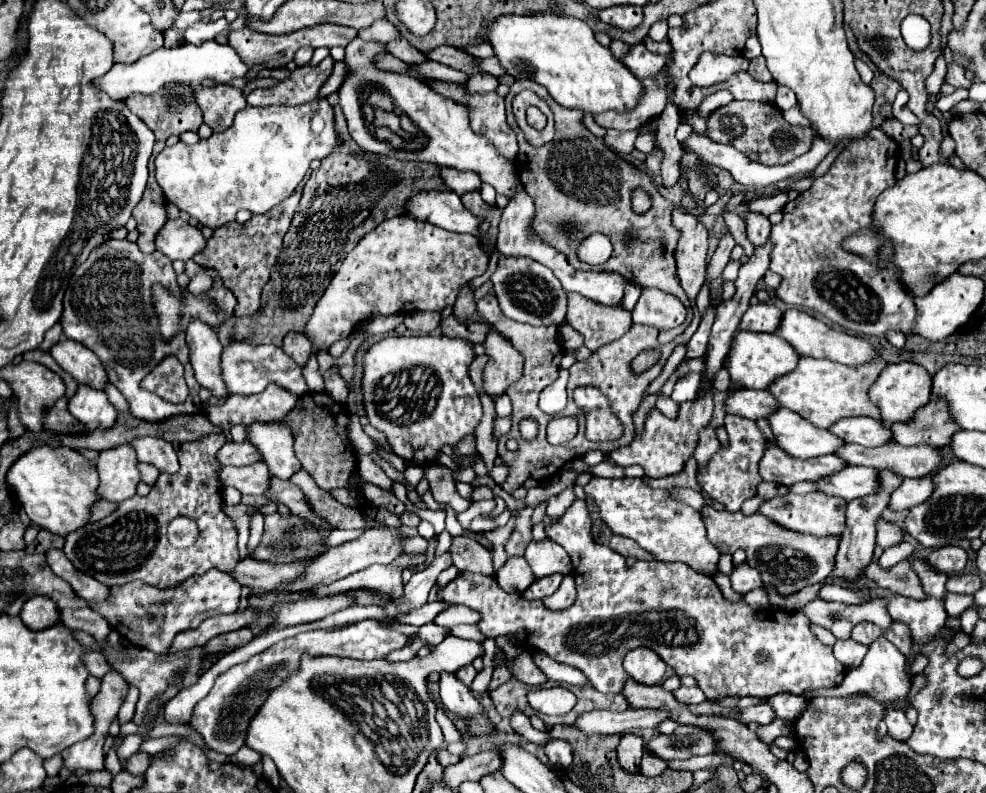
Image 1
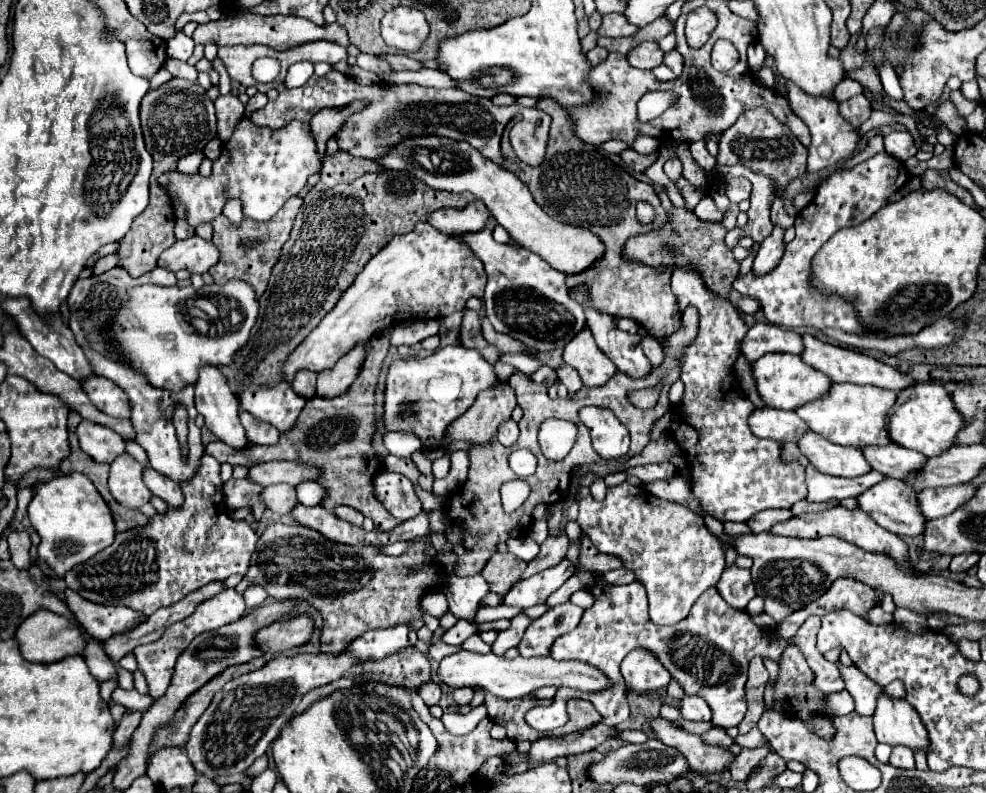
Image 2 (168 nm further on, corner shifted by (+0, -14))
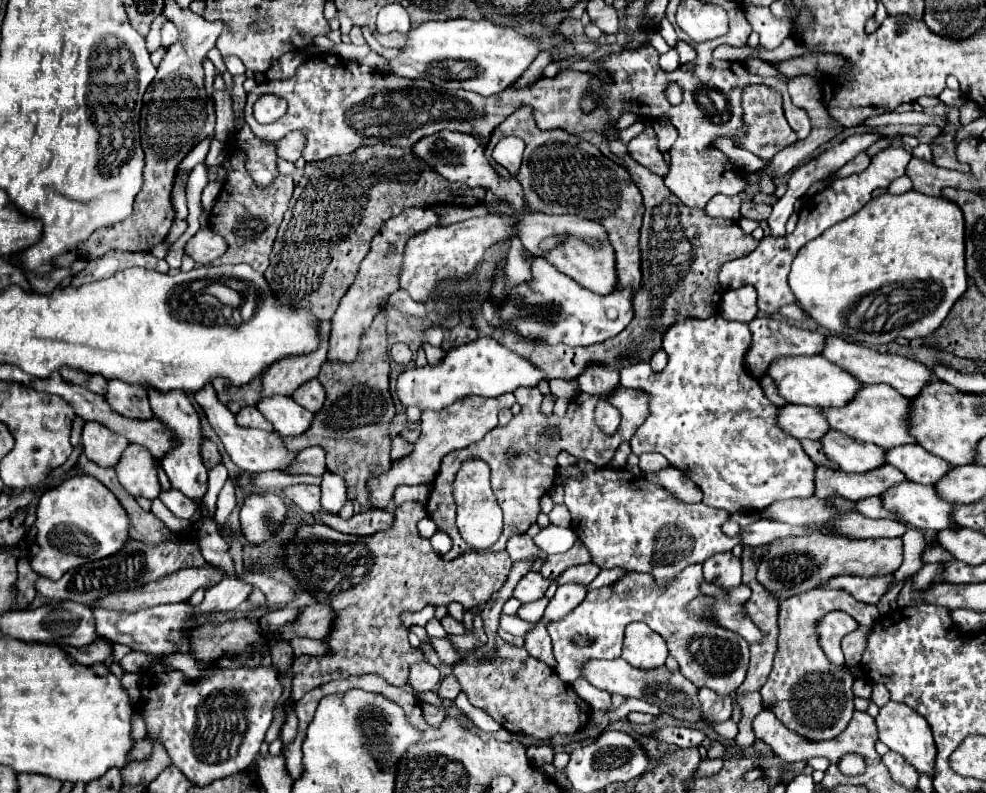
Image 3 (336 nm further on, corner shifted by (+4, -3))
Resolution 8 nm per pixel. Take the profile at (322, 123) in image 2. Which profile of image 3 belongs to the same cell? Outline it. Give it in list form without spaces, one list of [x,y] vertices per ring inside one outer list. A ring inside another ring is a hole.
[[[292,131],[284,139],[280,139],[276,143],[276,147],[280,151],[280,159],[296,161],[302,157],[302,151],[306,147],[306,135],[302,131]]]

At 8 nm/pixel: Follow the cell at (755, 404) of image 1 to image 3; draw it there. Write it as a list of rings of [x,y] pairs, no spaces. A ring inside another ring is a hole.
[[[784,405],[778,407],[778,427],[784,429],[786,433],[794,435],[796,439],[820,439],[824,431],[830,429],[828,421],[820,415],[818,409],[814,407],[804,407],[804,405]]]

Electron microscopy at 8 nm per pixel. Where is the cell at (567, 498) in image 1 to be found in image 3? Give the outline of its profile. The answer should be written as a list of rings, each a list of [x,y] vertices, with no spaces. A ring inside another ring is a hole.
[[[534,559],[514,561],[510,575],[500,591],[496,591],[488,603],[484,603],[484,609],[480,613],[484,621],[484,631],[488,635],[488,643],[480,647],[478,653],[488,653],[488,657],[504,657],[504,663],[474,663],[474,659],[468,655],[468,659],[454,665],[454,675],[462,685],[462,691],[470,697],[470,703],[484,709],[494,721],[498,721],[504,729],[512,733],[522,735],[534,735],[538,739],[550,739],[556,733],[576,733],[584,729],[590,721],[592,709],[584,699],[580,699],[568,683],[560,681],[556,671],[548,665],[544,665],[540,659],[532,659],[524,649],[518,649],[514,645],[508,645],[502,641],[494,629],[494,621],[498,621],[504,601],[512,595],[516,583],[530,571],[534,565]]]

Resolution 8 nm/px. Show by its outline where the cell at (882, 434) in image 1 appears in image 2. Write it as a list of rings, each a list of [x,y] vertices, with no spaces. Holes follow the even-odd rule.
[[[898,444],[888,446],[866,446],[864,458],[870,462],[870,466],[888,478],[906,480],[912,476],[918,476],[924,468],[926,458],[914,450],[908,450]]]

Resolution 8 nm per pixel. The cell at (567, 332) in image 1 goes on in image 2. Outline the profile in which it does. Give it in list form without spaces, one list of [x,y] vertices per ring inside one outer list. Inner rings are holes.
[[[504,354],[500,358],[500,362],[506,362],[506,364],[512,364],[516,366],[520,372],[524,374],[532,374],[534,370],[538,370],[542,364],[538,362],[538,358],[534,356],[528,356],[528,354]]]

